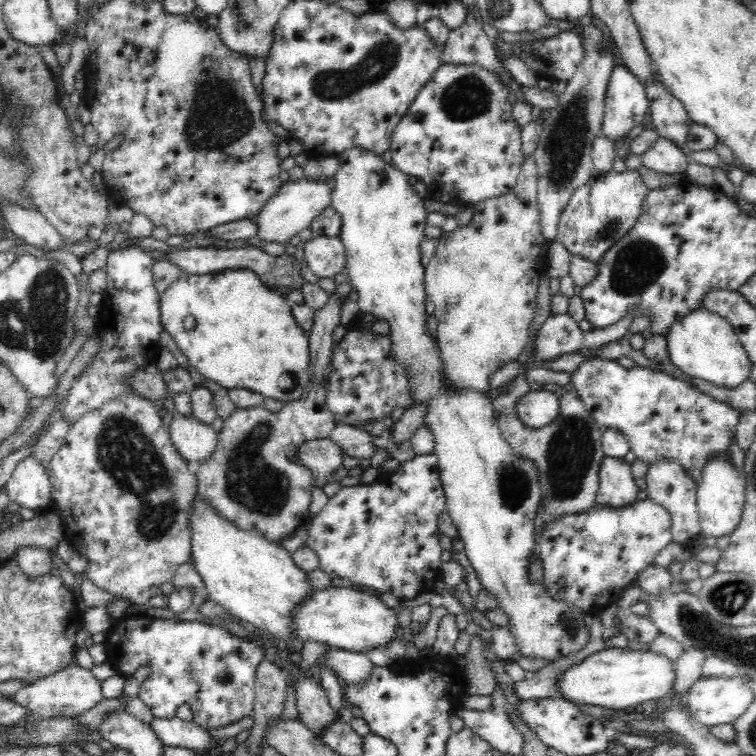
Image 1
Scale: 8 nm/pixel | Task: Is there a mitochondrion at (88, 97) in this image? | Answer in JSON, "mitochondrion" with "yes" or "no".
{"mitochondrion":"no"}

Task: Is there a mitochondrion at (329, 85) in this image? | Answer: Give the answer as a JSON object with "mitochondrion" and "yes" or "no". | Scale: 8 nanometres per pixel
{"mitochondrion":"yes"}

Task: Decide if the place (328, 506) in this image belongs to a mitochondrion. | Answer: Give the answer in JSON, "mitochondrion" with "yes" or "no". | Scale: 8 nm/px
{"mitochondrion":"no"}

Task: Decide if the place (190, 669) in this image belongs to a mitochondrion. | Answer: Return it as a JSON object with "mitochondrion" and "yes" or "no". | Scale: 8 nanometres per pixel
{"mitochondrion":"yes"}

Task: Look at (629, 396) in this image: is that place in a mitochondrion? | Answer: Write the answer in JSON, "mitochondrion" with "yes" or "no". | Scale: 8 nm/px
{"mitochondrion":"no"}

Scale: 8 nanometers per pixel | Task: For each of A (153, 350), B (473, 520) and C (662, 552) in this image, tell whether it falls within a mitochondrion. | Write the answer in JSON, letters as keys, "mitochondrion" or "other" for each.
{"A":"other","B":"other","C":"other"}

